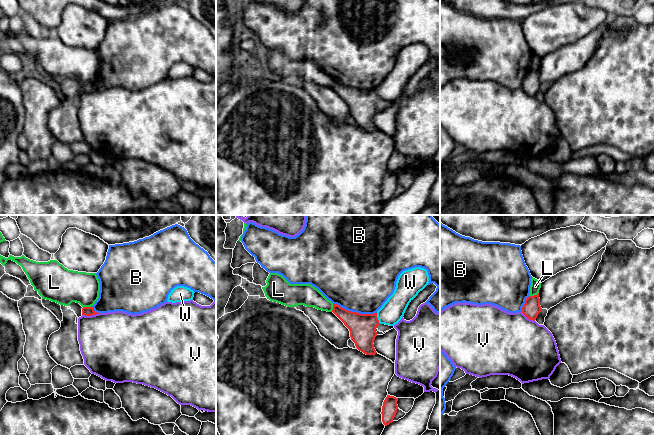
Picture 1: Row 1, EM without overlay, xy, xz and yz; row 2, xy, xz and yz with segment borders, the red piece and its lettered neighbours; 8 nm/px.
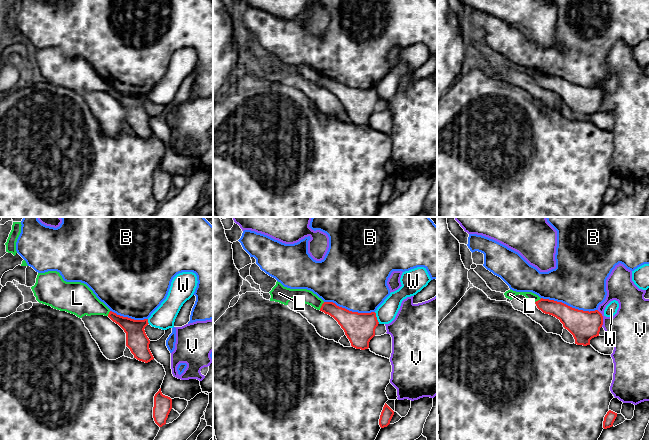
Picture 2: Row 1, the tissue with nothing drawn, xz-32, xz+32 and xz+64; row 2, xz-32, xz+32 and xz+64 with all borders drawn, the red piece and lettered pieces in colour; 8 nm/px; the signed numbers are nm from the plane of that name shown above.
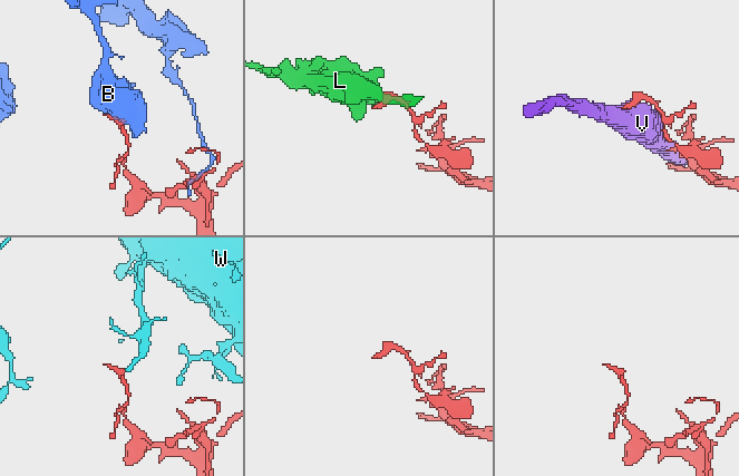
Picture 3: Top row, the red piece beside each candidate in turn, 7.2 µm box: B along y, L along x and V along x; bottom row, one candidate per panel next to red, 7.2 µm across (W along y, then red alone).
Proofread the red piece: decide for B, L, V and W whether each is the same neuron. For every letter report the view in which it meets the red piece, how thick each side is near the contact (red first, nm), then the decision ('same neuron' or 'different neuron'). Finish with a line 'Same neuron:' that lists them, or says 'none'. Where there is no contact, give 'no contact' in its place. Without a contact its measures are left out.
B: contact in xz; calibres 220 and 500 nm; different neuron
L: contact in yz; calibres 140 and 80 nm; different neuron
V: contact in xy; calibres 80 and 460 nm; different neuron
W: contact in xz; calibres 220 and 190 nm; different neuron
Same neuron: none

